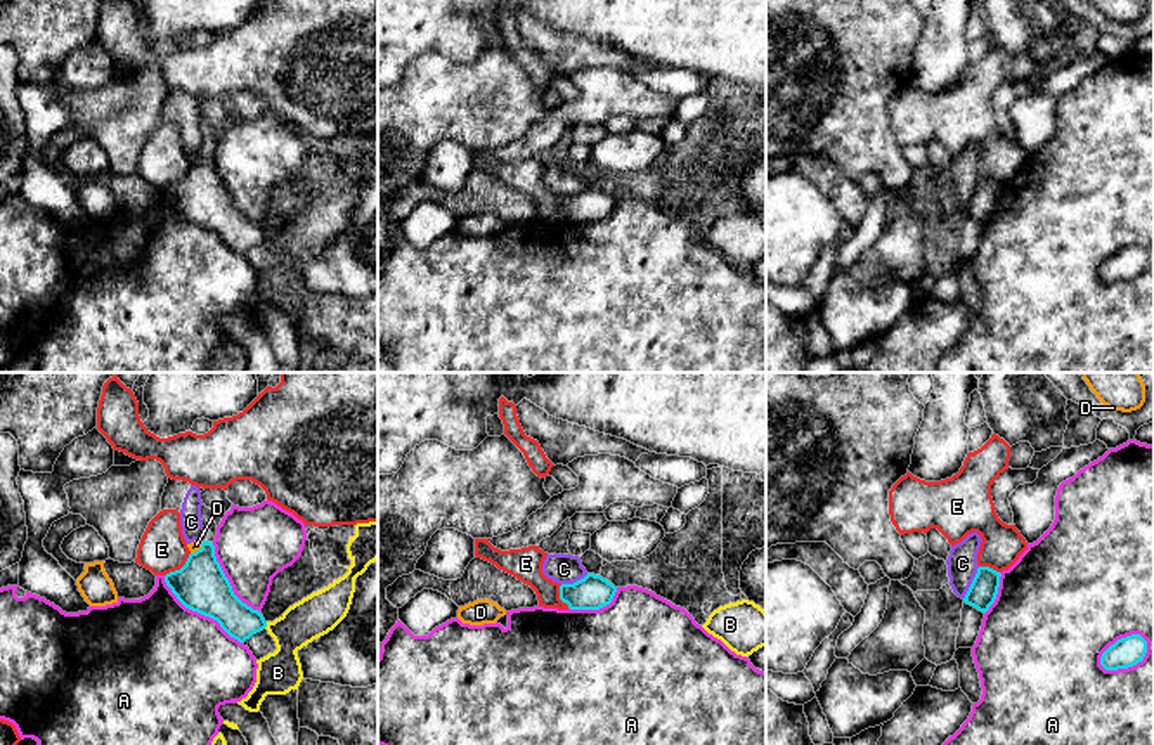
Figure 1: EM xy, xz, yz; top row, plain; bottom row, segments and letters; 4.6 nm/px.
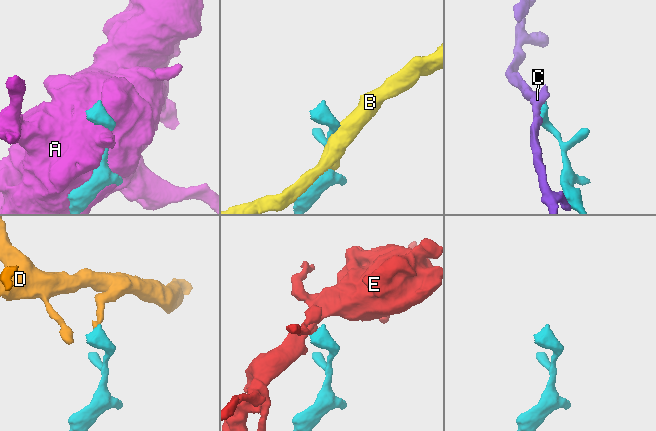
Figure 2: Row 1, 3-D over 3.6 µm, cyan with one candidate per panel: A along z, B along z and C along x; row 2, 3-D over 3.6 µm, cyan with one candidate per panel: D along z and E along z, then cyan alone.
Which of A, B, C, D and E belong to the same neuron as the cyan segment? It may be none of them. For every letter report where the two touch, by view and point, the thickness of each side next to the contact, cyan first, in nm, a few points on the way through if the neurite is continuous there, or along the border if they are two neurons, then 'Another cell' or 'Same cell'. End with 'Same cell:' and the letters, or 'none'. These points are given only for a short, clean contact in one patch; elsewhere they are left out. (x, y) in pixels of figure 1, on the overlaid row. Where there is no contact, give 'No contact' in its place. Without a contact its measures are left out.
A: Touches cyan at yz (1121, 638). Thickness 140 nm (cyan) against 500 nm. Another cell
B: Touches cyan at xy (265, 626). Thickness 160 nm (cyan) against 200 nm. Another cell
C: Touches cyan at yz (972, 583). Thickness 140 nm (cyan) against 140 nm. Boundary: yz (979, 567), (962, 598). Another cell
D: Touches cyan at xy (198, 550). Thickness 240 nm (cyan) against 50 nm. Boundary: xy (203, 541), (191, 553). Another cell
E: Touches cyan at xy (181, 569). Thickness 240 nm (cyan) against 220 nm. Boundary: xy (191, 553), (179, 569), (165, 576). Another cell
Same cell: none

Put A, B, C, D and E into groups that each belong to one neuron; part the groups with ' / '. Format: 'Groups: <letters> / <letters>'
Groups: A / B / C / D / E

